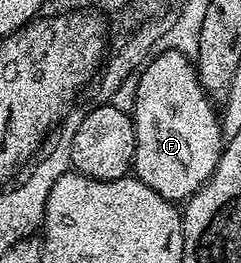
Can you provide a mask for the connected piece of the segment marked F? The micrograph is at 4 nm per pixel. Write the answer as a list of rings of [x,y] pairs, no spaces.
[[[175,49],[151,56],[137,79],[132,110],[136,131],[133,176],[164,199],[185,203],[205,185],[222,158],[224,138],[215,102],[198,82],[195,62]]]

